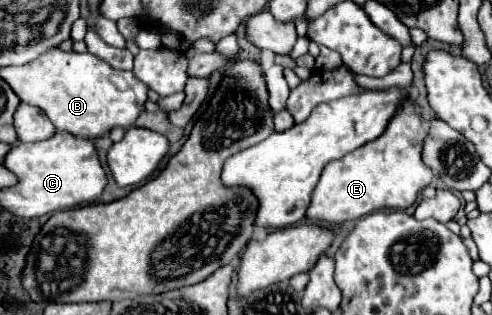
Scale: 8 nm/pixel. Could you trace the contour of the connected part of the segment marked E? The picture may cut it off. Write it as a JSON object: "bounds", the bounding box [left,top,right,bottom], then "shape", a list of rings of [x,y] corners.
{"bounds":[306,101,434,223],"shape":[[[406,101],[404,107],[406,109],[398,111],[390,121],[384,135],[324,167],[306,211],[308,219],[342,223],[360,219],[378,209],[408,209],[414,205],[418,193],[430,185],[434,173],[422,161],[426,127],[422,125],[420,115],[416,115],[412,101]]]}

